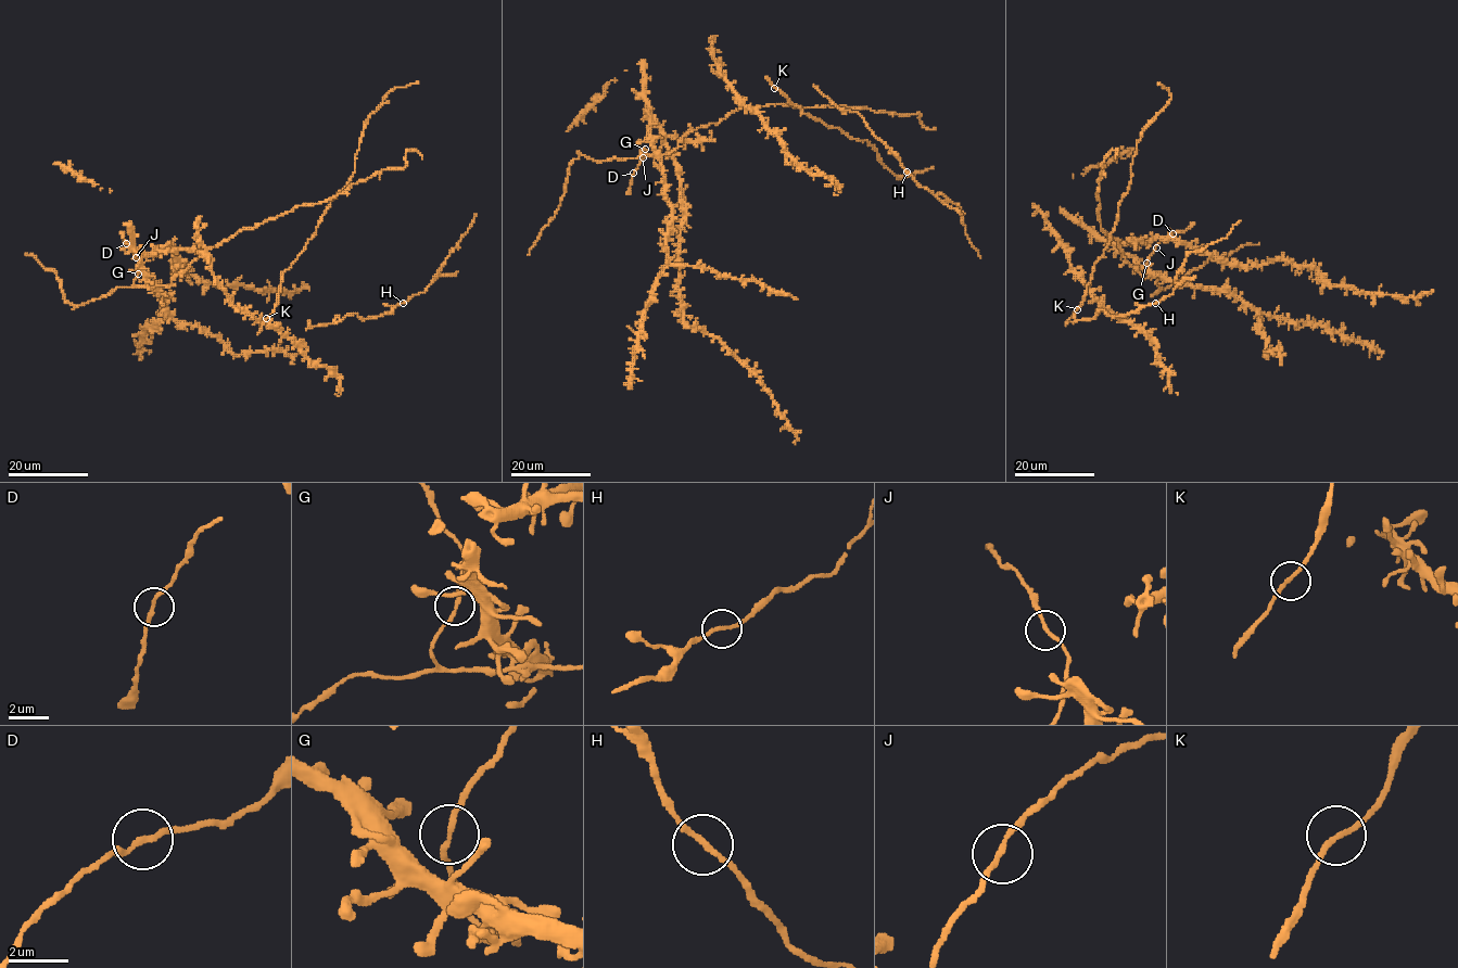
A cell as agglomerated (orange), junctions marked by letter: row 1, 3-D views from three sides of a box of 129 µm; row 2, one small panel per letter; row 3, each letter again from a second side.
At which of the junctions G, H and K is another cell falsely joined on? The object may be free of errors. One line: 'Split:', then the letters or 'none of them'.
Split: none of them

